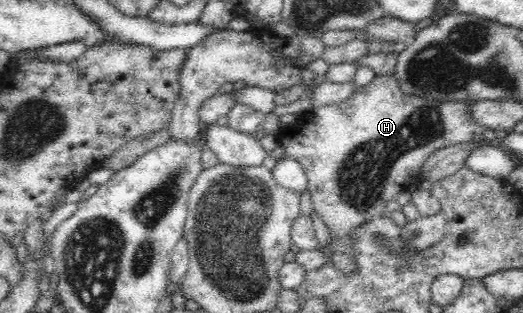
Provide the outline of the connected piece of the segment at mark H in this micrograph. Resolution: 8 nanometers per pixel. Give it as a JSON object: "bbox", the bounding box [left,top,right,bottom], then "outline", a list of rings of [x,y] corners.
{"bbox":[276,74,489,273],"outline":[[[395,74],[389,75],[375,75],[373,79],[364,86],[355,87],[353,93],[341,101],[341,103],[334,103],[331,105],[322,105],[316,108],[311,108],[310,110],[304,111],[299,114],[297,120],[287,126],[281,126],[281,130],[276,136],[278,139],[278,145],[285,149],[285,157],[296,159],[303,168],[305,175],[307,176],[307,188],[312,199],[312,209],[317,211],[321,219],[326,223],[328,230],[330,231],[330,237],[333,238],[332,248],[330,249],[331,255],[330,259],[335,264],[335,267],[339,268],[339,271],[343,273],[351,273],[355,269],[355,258],[353,258],[353,245],[351,239],[349,239],[349,233],[359,227],[361,223],[369,221],[371,217],[377,217],[377,215],[385,214],[385,203],[387,201],[395,200],[397,193],[403,193],[403,191],[408,191],[410,187],[418,186],[421,183],[419,177],[419,167],[421,163],[429,157],[430,153],[437,151],[438,149],[462,144],[470,141],[480,141],[483,142],[489,136],[489,134],[482,129],[479,125],[476,125],[474,121],[469,120],[469,105],[472,102],[436,102],[433,99],[419,98],[413,95],[403,94],[401,88],[397,86],[395,82]]]}

